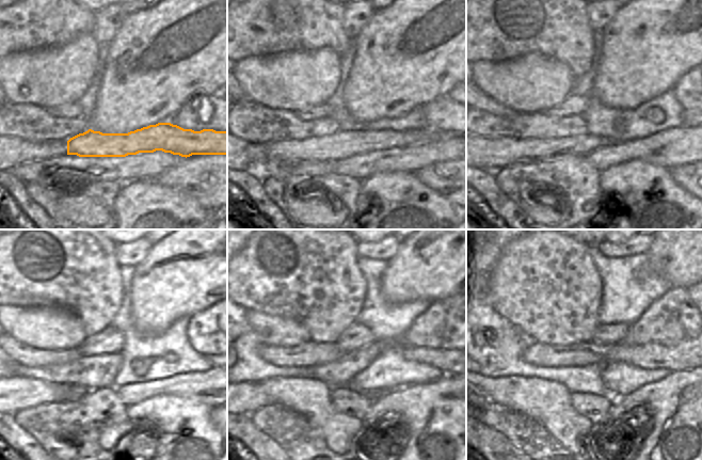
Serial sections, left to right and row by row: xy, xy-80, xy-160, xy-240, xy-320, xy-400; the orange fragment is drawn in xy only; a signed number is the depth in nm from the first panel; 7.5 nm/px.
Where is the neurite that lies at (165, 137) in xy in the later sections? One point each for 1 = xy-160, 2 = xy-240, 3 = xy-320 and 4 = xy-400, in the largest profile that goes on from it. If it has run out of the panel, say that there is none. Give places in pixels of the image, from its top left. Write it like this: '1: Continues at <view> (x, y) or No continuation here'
1: Continues at xy-160 (493, 154)
2: Continues at xy-240 (17, 393)
3: Continues at xy-320 (249, 398)
4: Continues at xy-400 (488, 403).

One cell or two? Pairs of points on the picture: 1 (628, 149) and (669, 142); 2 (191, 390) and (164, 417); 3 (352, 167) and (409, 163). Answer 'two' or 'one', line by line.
1: one
2: two
3: one

